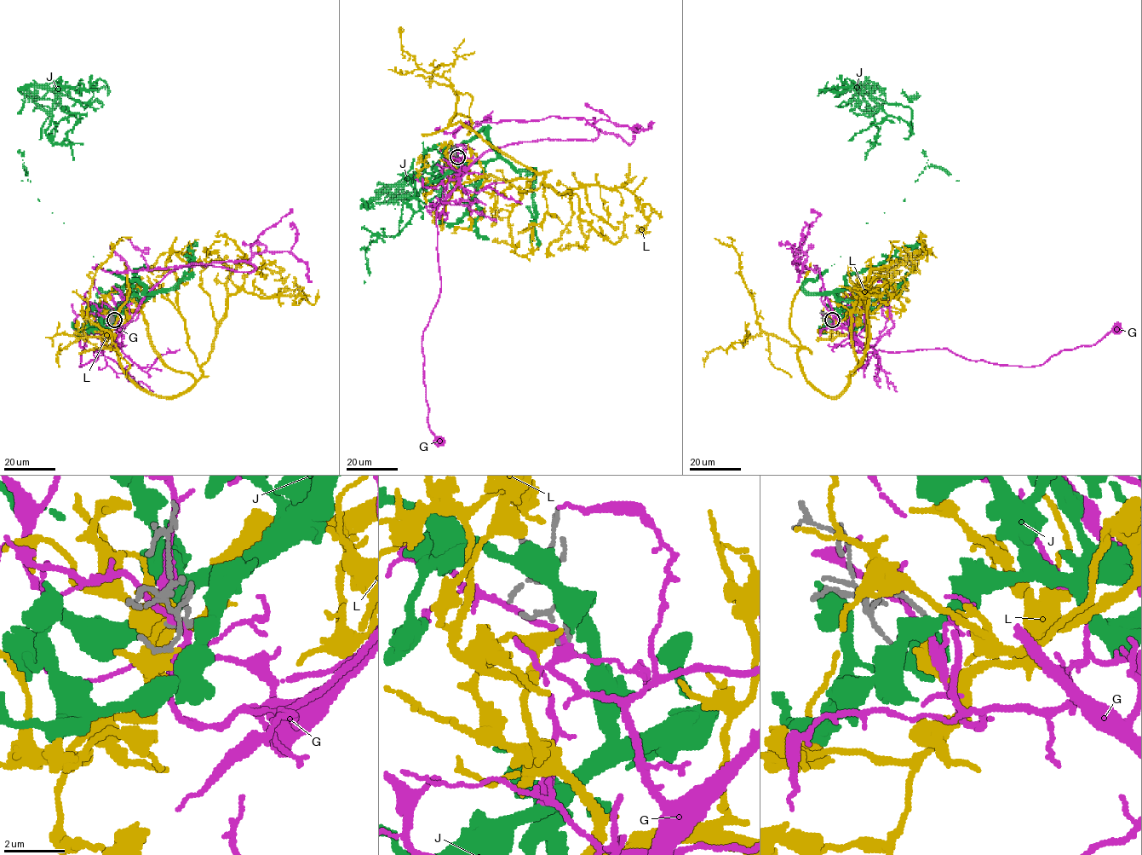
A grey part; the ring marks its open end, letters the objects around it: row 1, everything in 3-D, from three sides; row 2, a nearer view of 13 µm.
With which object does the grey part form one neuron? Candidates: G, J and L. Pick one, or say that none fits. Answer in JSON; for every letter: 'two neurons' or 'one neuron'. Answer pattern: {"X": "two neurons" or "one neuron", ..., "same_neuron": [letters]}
{"G": "two neurons", "J": "two neurons", "L": "two neurons", "same_neuron": []}

